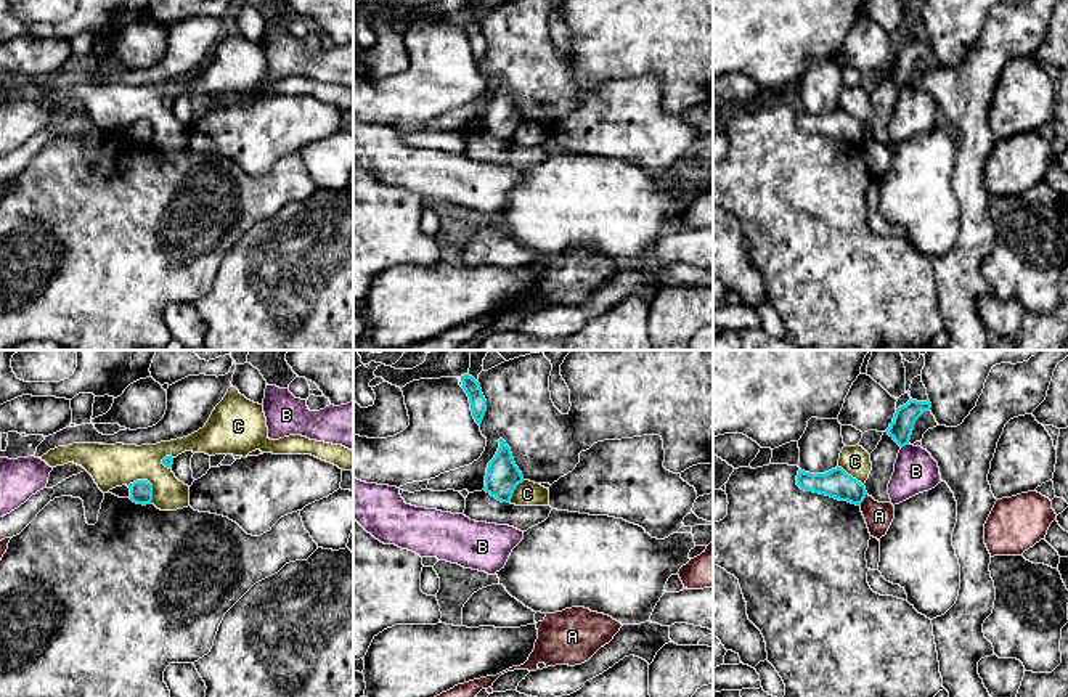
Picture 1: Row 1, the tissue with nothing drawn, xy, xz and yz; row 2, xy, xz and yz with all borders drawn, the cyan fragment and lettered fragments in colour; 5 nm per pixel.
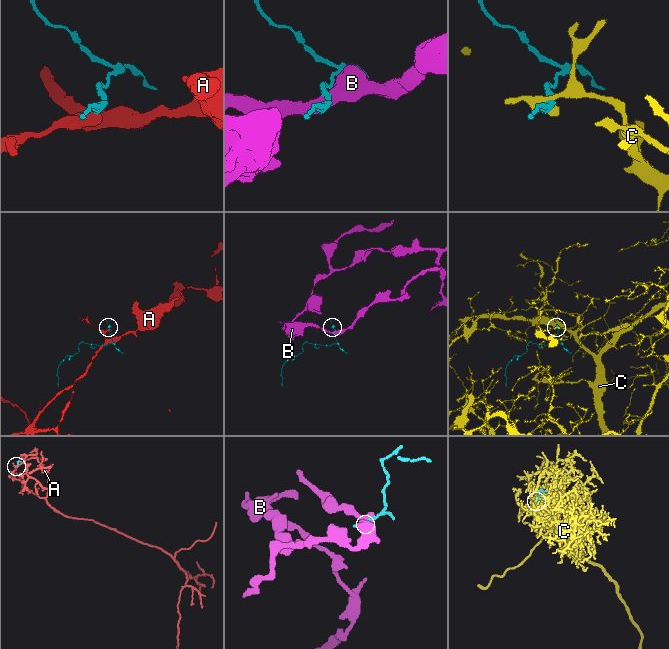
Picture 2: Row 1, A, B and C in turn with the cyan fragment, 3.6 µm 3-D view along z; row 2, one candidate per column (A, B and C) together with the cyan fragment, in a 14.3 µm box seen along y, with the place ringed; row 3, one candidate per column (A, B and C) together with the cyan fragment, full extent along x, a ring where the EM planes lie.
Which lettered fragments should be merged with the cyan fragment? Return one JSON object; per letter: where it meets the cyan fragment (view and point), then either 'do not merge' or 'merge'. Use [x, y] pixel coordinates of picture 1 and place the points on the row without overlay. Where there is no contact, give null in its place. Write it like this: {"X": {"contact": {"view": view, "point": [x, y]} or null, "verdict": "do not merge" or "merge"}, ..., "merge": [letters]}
{"A": {"contact": {"view": "yz", "point": [863, 140]}, "verdict": "do not merge"}, "B": {"contact": {"view": "yz", "point": [904, 85]}, "verdict": "do not merge"}, "C": {"contact": {"view": "xy", "point": [148, 122]}, "verdict": "do not merge"}, "merge": []}

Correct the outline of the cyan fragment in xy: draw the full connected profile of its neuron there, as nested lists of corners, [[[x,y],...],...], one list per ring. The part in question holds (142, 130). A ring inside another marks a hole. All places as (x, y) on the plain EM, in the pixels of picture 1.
[[[137,120],[128,125],[130,140],[137,145],[151,145],[153,141],[153,125],[148,120]]]

